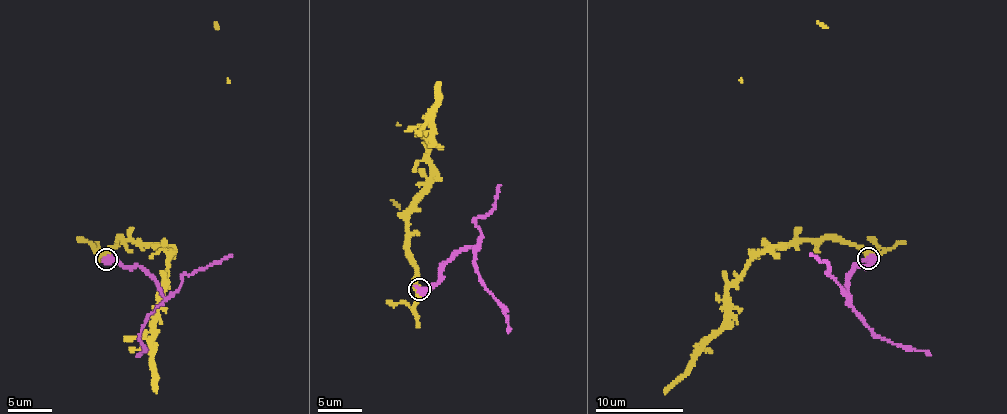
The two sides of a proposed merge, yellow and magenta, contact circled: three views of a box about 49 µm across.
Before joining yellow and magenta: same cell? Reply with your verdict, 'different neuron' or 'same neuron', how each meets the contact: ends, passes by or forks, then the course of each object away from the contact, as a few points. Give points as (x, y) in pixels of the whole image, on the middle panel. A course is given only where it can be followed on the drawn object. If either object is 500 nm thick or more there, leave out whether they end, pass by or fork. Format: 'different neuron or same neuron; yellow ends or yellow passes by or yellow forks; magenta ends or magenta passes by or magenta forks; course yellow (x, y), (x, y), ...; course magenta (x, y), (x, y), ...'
different neuron; course yellow (418, 290), (408, 250), (408, 217), (433, 167), (425, 138), (434, 135), (440, 82); course magenta (420, 290), (438, 281), (442, 263), (464, 248), (477, 248), (482, 282), (503, 309), (508, 333)

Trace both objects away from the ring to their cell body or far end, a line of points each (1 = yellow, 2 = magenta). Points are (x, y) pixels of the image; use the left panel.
1: (104, 259), (119, 239), (171, 245), (173, 252), (161, 288), (151, 356), (158, 378), (156, 393)
2: (106, 259), (137, 266), (157, 283), (163, 301), (150, 314), (139, 336), (144, 349), (136, 356)

